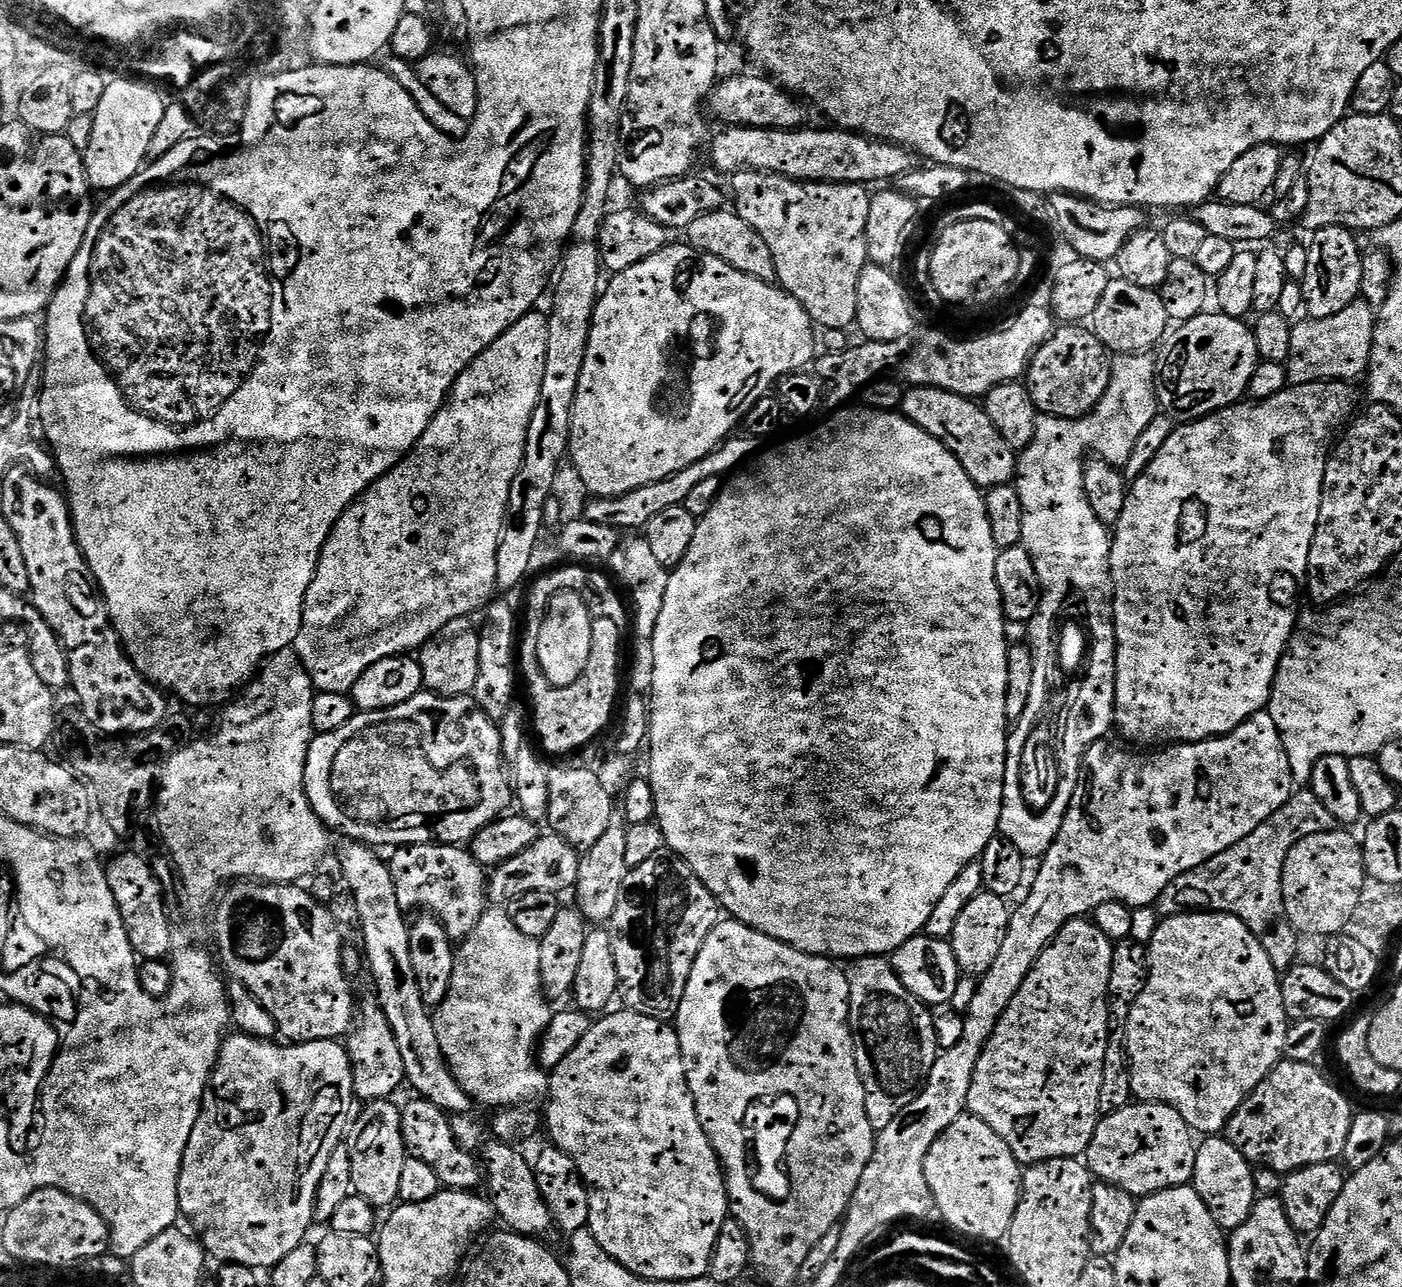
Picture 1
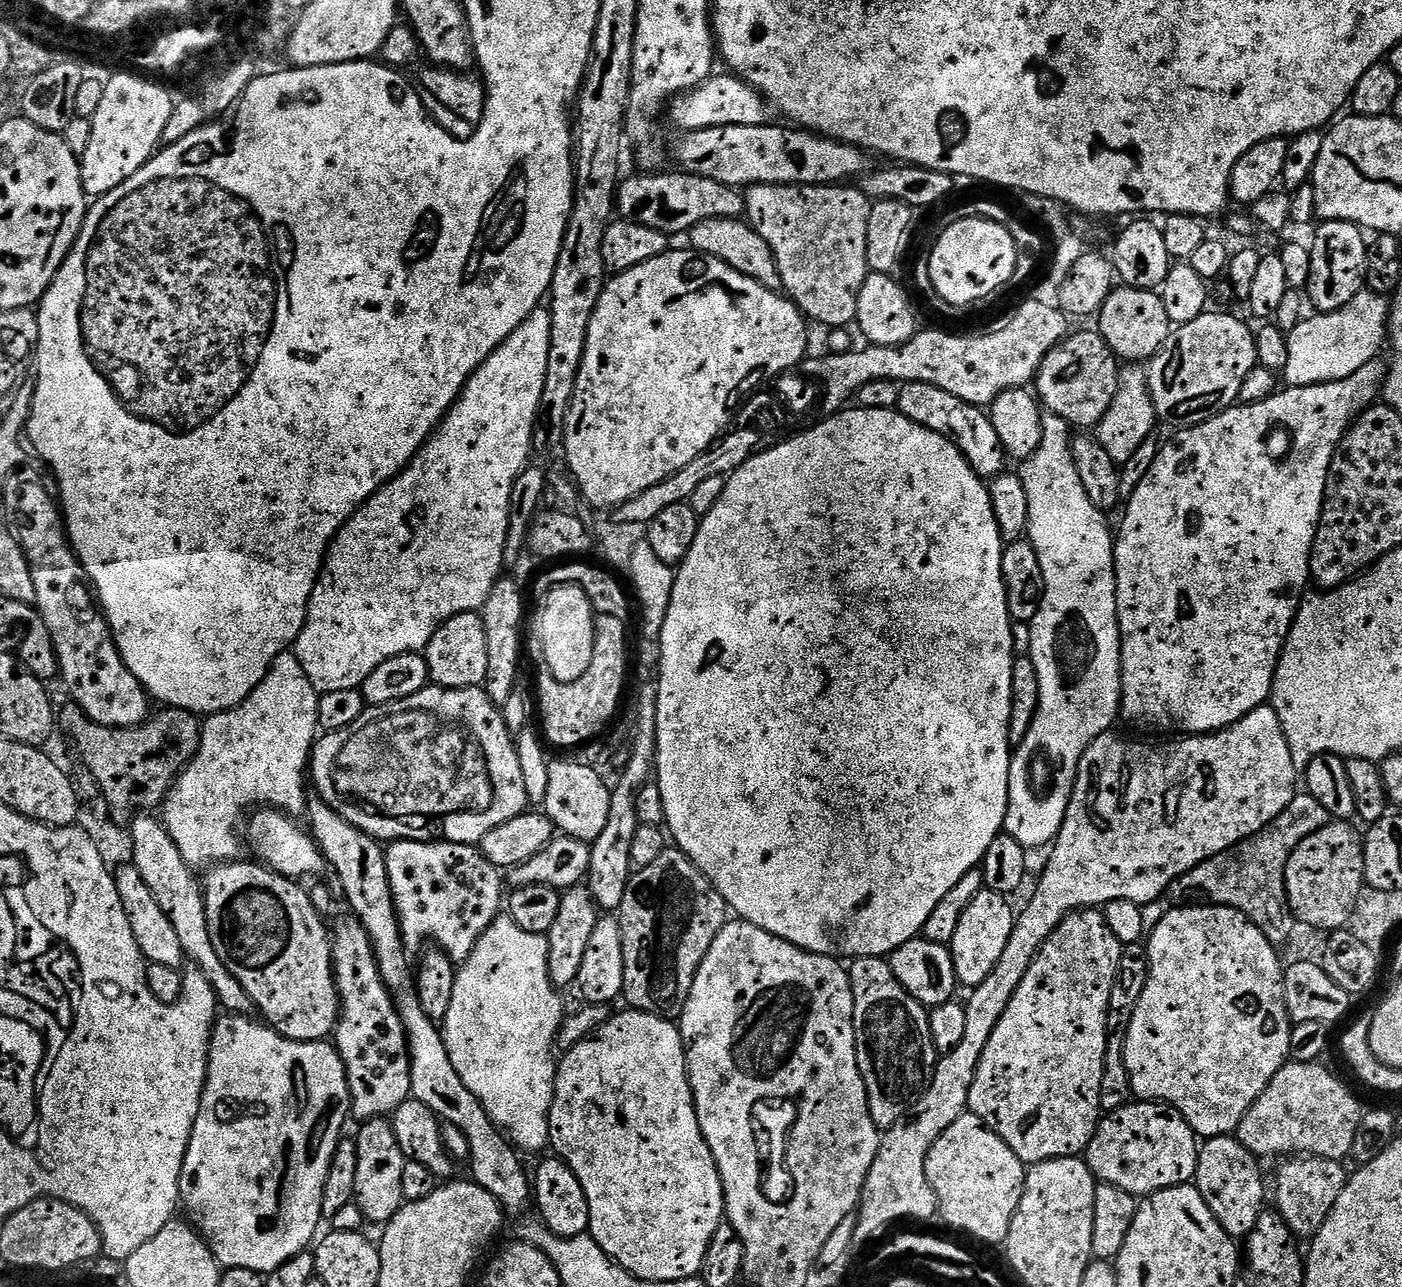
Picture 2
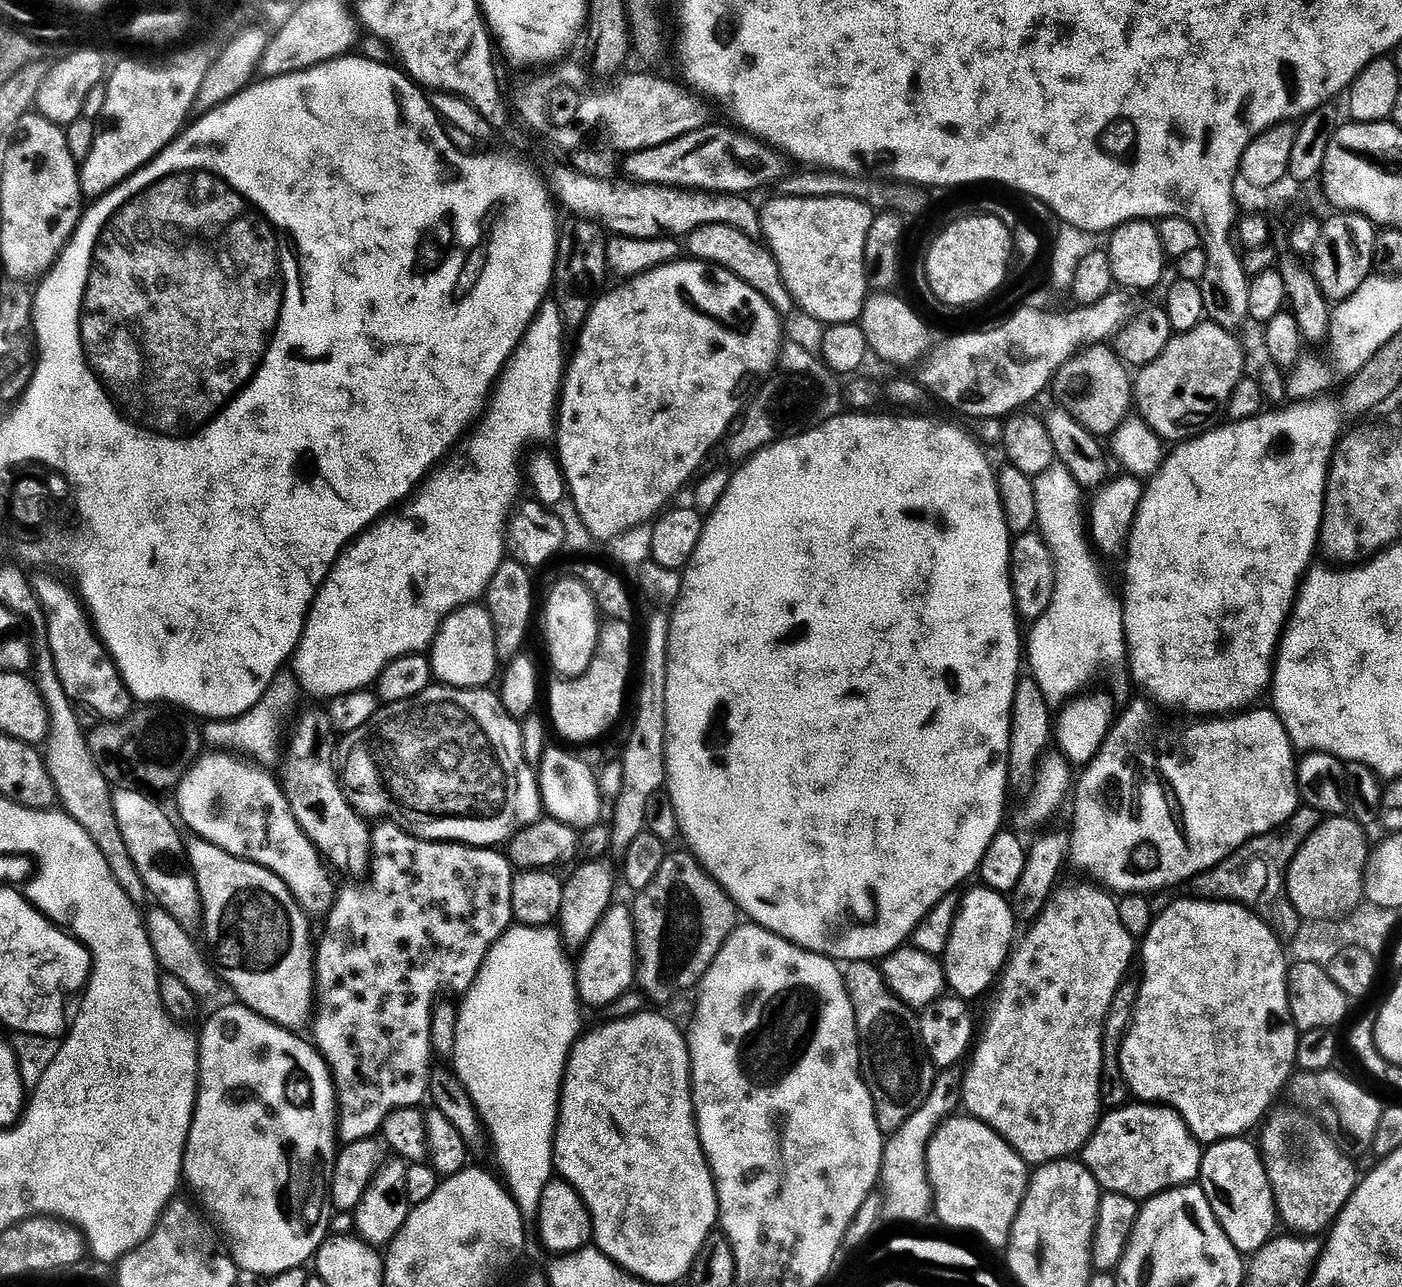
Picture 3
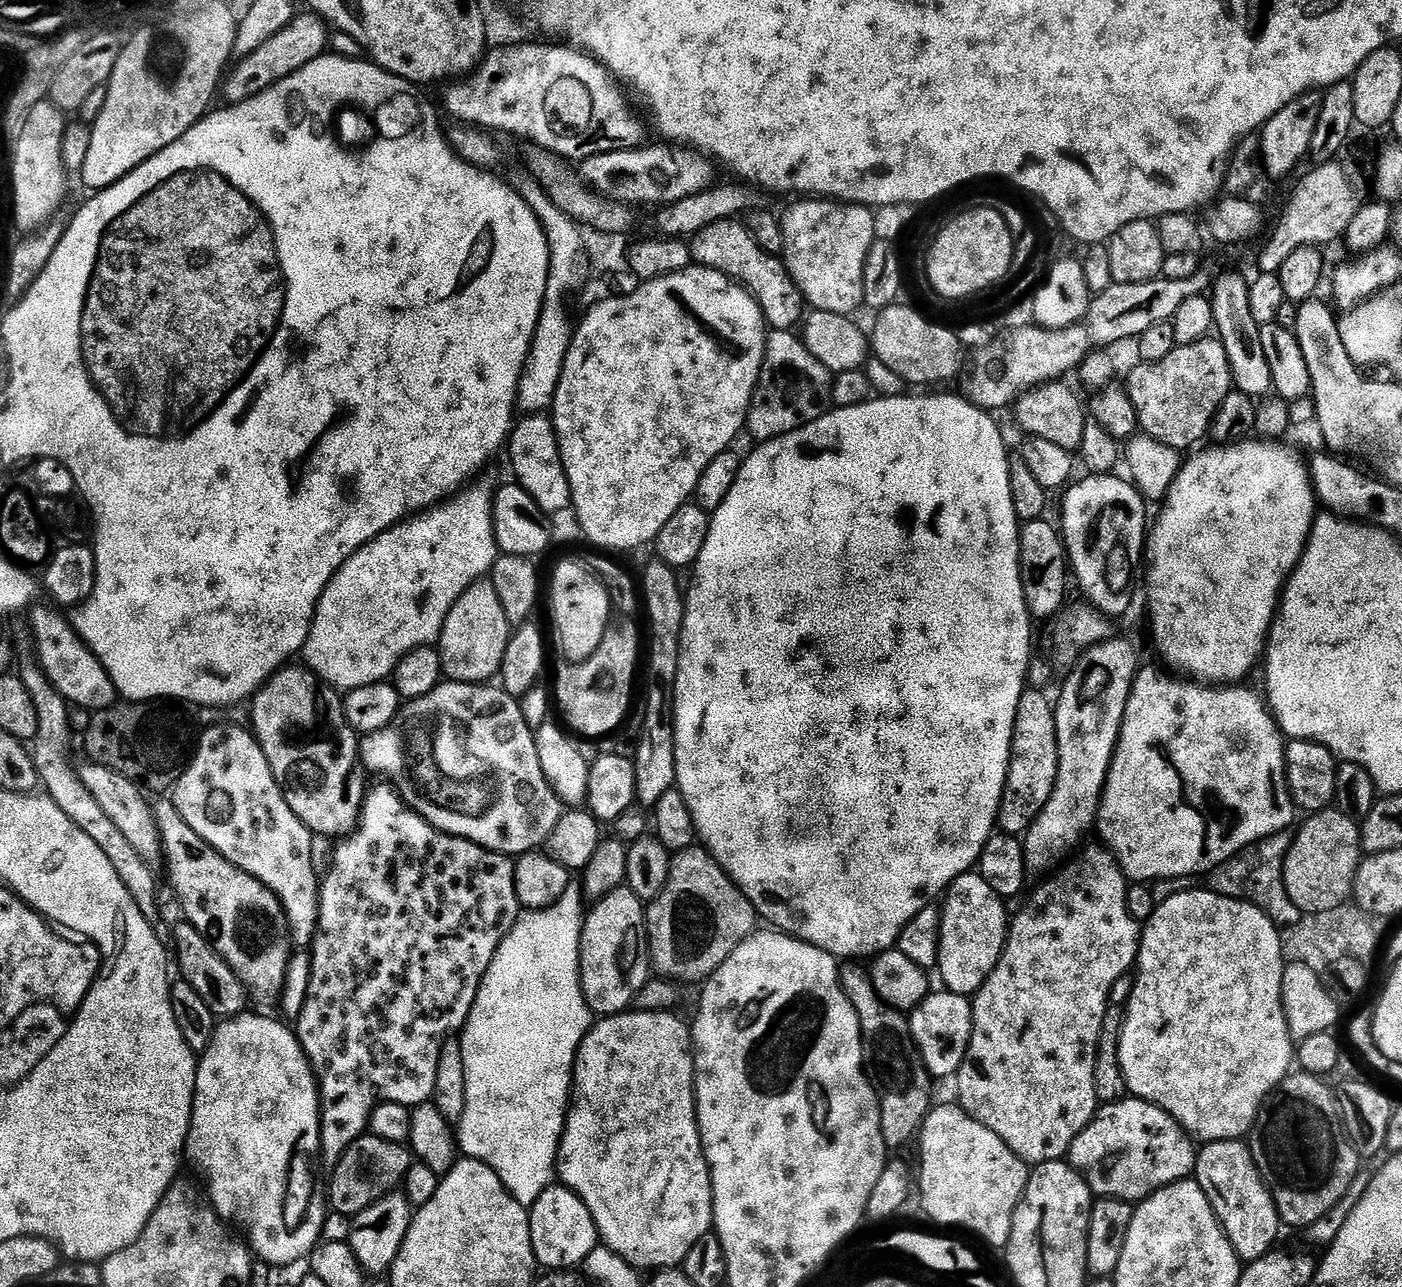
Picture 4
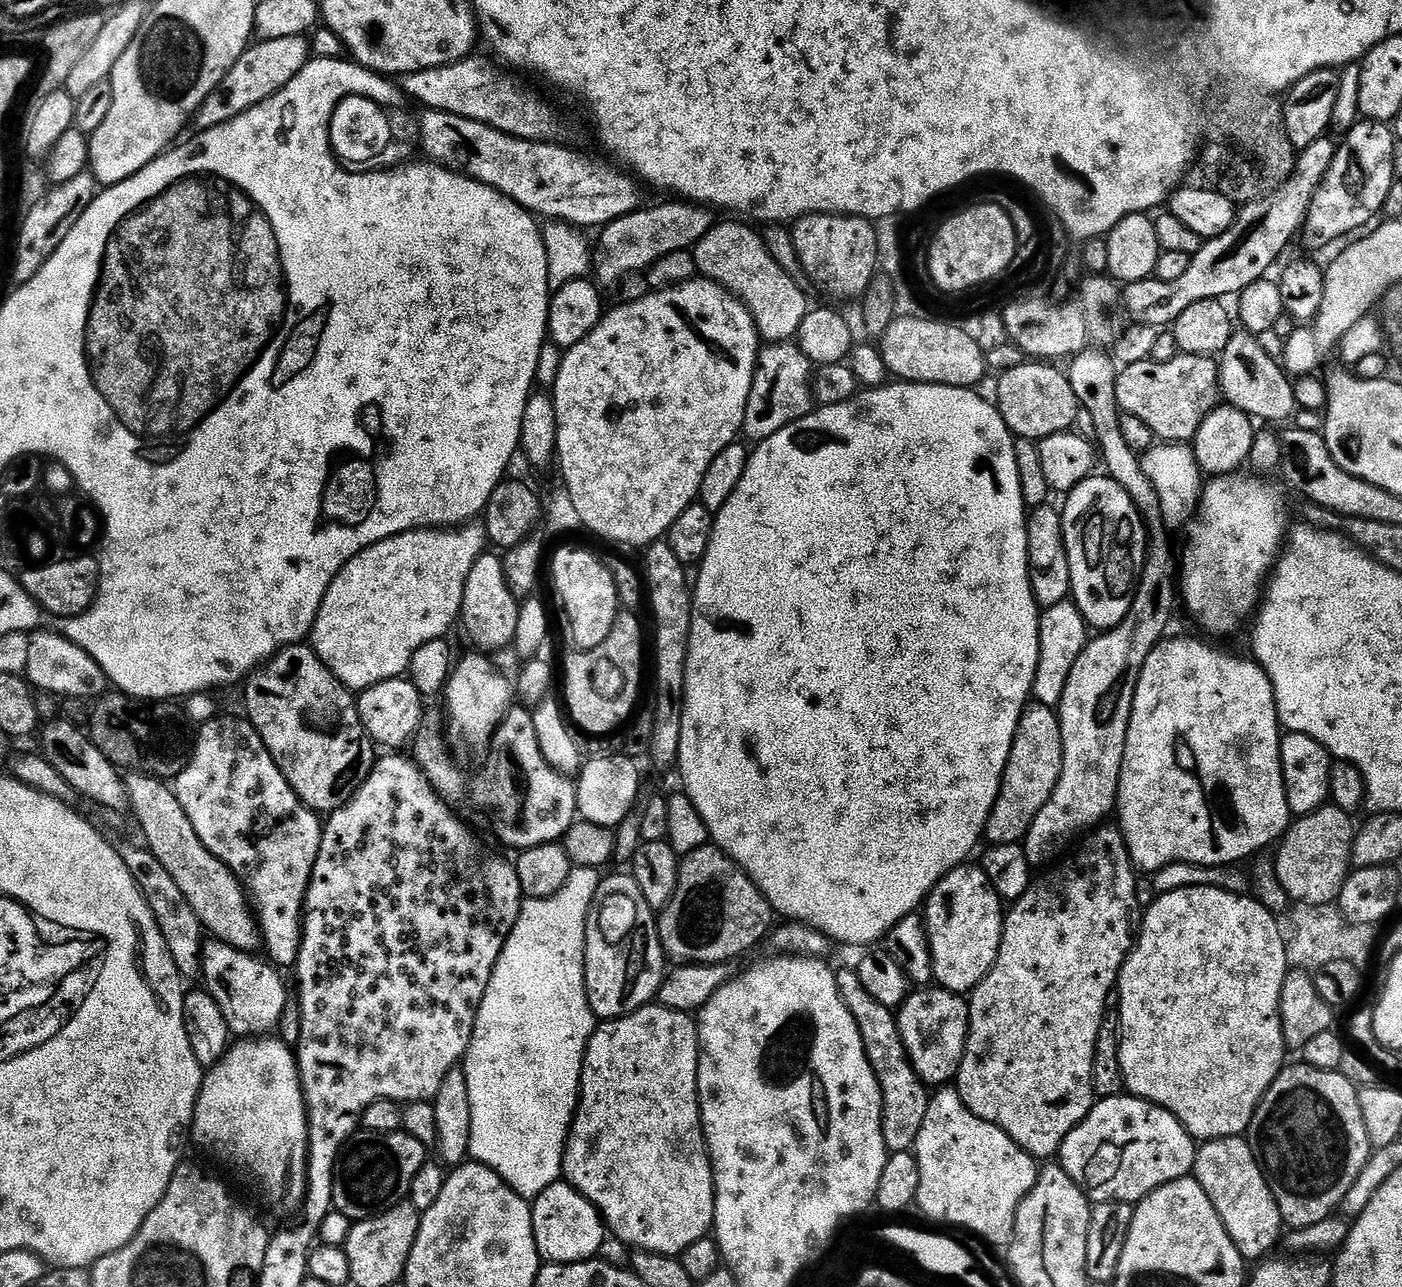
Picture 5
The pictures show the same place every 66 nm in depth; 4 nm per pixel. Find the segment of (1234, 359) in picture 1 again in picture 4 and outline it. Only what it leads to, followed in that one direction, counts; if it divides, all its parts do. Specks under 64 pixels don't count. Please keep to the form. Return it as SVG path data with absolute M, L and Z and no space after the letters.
M1205 338L1193 344L1177 344L1174 350L1170 350L1170 354L1166 354L1166 358L1149 364L1140 362L1137 365L1128 376L1126 391L1132 399L1143 435L1153 436L1158 442L1177 450L1195 449L1195 444L1203 436L1209 435L1212 419L1216 417L1216 411L1220 409L1222 402L1234 391L1230 358L1226 358L1224 344L1218 338Z

